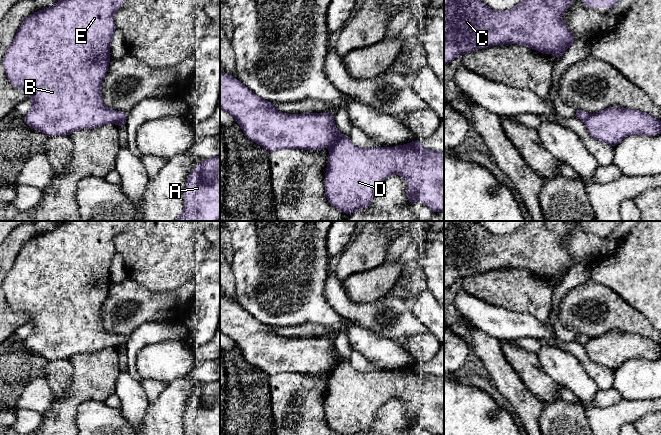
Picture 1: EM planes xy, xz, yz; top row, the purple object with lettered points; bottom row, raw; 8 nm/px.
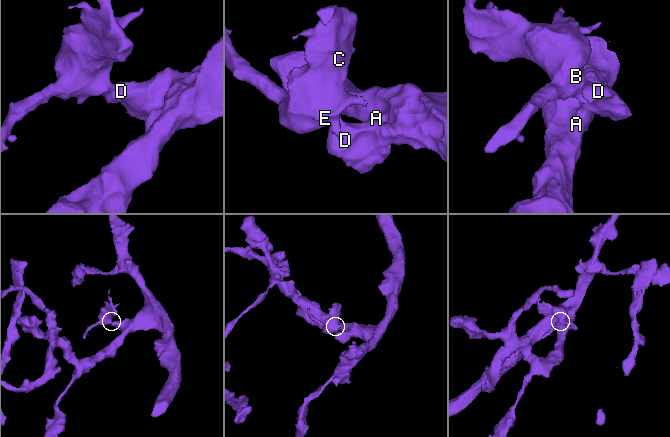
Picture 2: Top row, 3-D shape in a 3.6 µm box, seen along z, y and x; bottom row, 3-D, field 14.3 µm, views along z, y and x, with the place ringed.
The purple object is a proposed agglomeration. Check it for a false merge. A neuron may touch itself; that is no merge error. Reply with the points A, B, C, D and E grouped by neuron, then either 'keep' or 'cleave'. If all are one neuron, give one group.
groups A D / B C E; cleave

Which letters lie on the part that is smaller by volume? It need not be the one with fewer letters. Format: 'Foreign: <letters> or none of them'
Foreign: B, C, E

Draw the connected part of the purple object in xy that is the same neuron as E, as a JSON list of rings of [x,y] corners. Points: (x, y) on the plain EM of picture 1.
[[[64,221],[54,230],[34,236],[22,246],[6,275],[3,289],[10,308],[27,314],[28,322],[33,325],[32,332],[23,341],[27,349],[52,361],[126,344],[127,336],[109,333],[102,324],[102,307],[111,282],[110,266],[117,253],[113,239],[123,226],[124,221]]]

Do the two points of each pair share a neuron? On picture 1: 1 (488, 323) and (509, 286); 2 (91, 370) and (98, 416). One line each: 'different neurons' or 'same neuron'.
1: different neurons
2: different neurons

